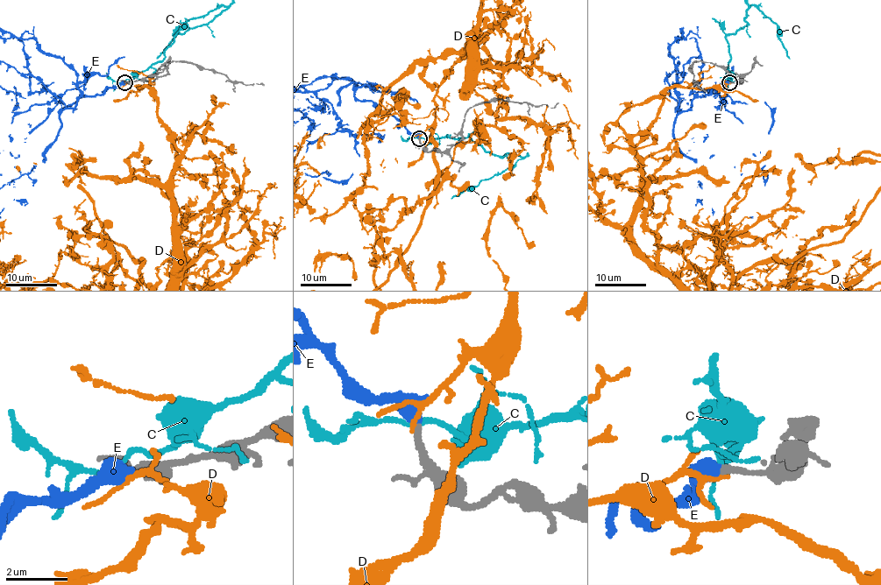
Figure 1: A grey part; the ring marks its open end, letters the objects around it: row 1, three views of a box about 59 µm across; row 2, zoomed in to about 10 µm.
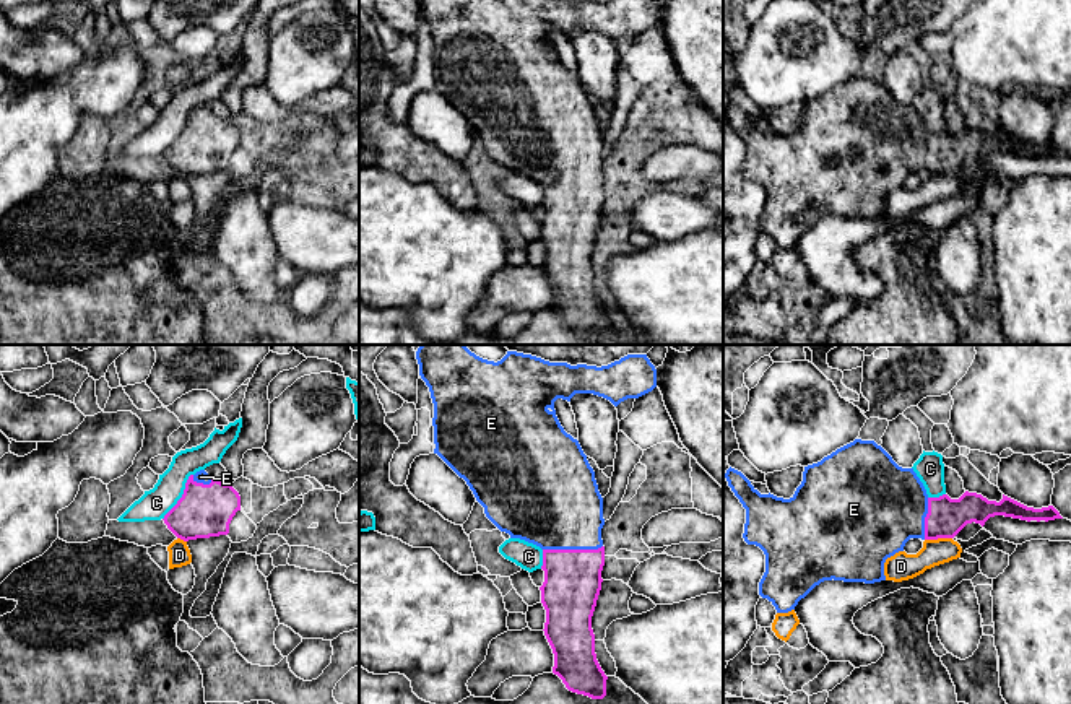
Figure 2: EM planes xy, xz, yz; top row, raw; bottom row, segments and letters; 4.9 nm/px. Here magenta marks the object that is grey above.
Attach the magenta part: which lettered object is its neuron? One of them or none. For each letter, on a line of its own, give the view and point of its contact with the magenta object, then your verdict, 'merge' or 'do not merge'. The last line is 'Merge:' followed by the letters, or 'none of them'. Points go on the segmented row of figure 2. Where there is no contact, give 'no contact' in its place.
C: xy (182, 496) | do not merge
D: yz (938, 537) | do not merge
E: xz (572, 550) | merge
Merge: E

